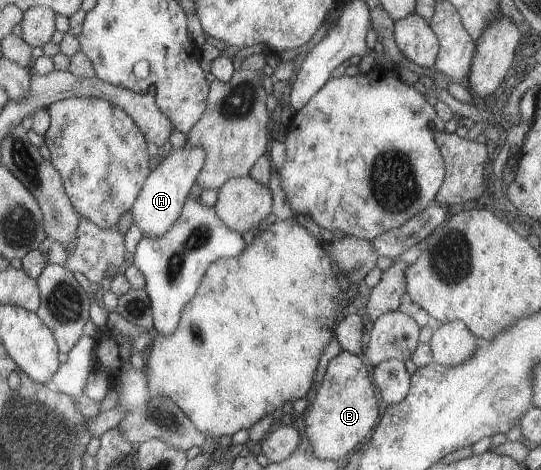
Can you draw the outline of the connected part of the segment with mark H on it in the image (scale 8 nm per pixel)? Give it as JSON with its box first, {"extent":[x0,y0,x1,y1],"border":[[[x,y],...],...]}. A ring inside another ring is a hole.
{"extent":[128,143,205,238],"border":[[[186,143],[182,149],[171,149],[167,156],[161,157],[160,163],[151,171],[141,193],[128,211],[132,225],[139,228],[142,237],[159,238],[174,226],[189,196],[189,189],[197,181],[205,158],[205,152],[200,148],[189,148]]]}

